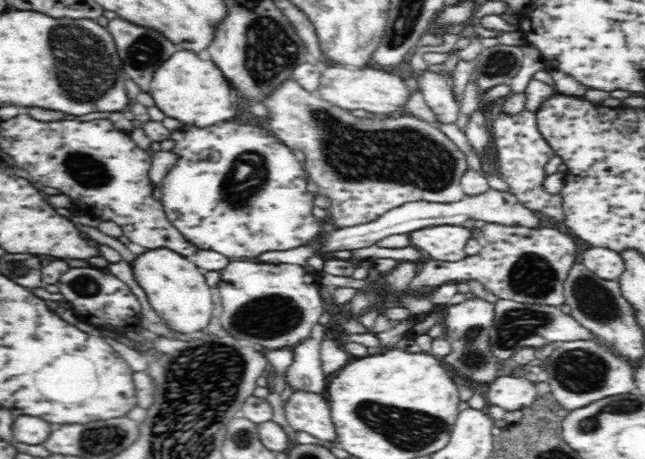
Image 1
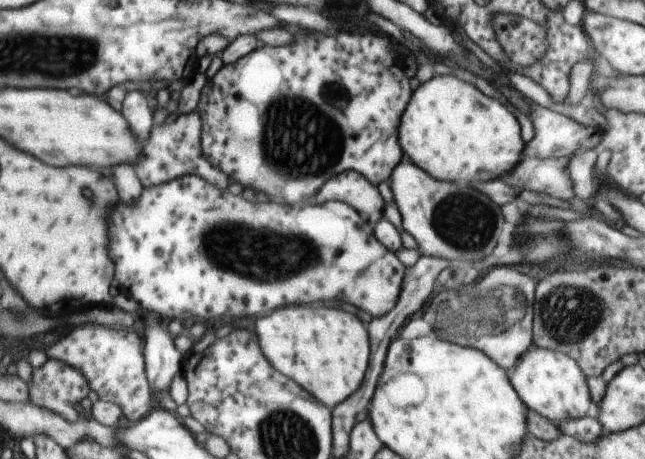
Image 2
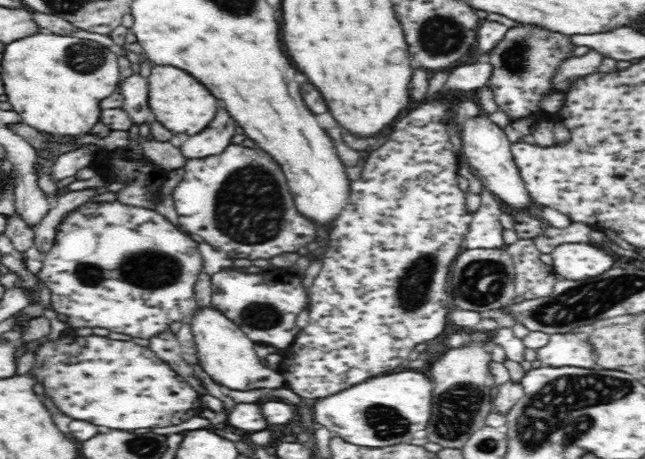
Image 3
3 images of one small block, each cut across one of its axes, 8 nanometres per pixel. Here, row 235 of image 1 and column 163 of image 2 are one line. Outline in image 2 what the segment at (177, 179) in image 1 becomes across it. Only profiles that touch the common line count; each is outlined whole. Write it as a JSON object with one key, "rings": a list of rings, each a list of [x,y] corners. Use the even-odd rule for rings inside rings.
{"rings":[[[187,174],[185,178],[175,178],[175,180],[165,182],[161,186],[144,189],[141,200],[135,206],[125,204],[120,200],[117,206],[111,208],[107,226],[109,226],[109,240],[111,240],[109,254],[111,254],[111,258],[115,262],[115,268],[117,268],[115,280],[121,284],[121,288],[131,298],[139,300],[139,304],[143,304],[143,300],[145,300],[145,306],[151,308],[149,312],[155,312],[155,314],[159,314],[163,318],[169,318],[169,320],[181,318],[183,314],[193,314],[197,318],[203,318],[203,322],[207,320],[207,324],[212,324],[222,321],[223,318],[221,316],[229,316],[229,318],[235,318],[235,316],[261,316],[261,314],[265,314],[265,312],[269,312],[273,308],[285,306],[285,304],[319,302],[319,300],[321,302],[325,302],[325,300],[349,302],[349,304],[355,304],[357,308],[365,308],[373,316],[381,316],[381,314],[385,314],[387,310],[391,310],[395,306],[395,300],[397,300],[397,294],[399,294],[399,286],[401,286],[401,278],[403,278],[403,270],[405,270],[403,264],[395,258],[393,252],[381,250],[377,242],[367,242],[367,238],[371,236],[369,228],[363,226],[361,215],[358,211],[353,210],[352,206],[347,206],[344,202],[327,201],[323,202],[323,204],[315,204],[310,200],[309,202],[303,200],[302,206],[294,206],[285,201],[273,201],[272,198],[259,198],[259,196],[251,198],[251,190],[243,190],[243,194],[231,194],[231,190],[215,188],[207,180],[199,178],[197,174],[191,174],[191,176]],[[367,286],[377,286],[377,290],[375,292],[373,290],[367,292]],[[317,294],[319,296],[325,294],[325,298],[317,298]],[[211,318],[217,318],[217,320],[211,320]]]}

